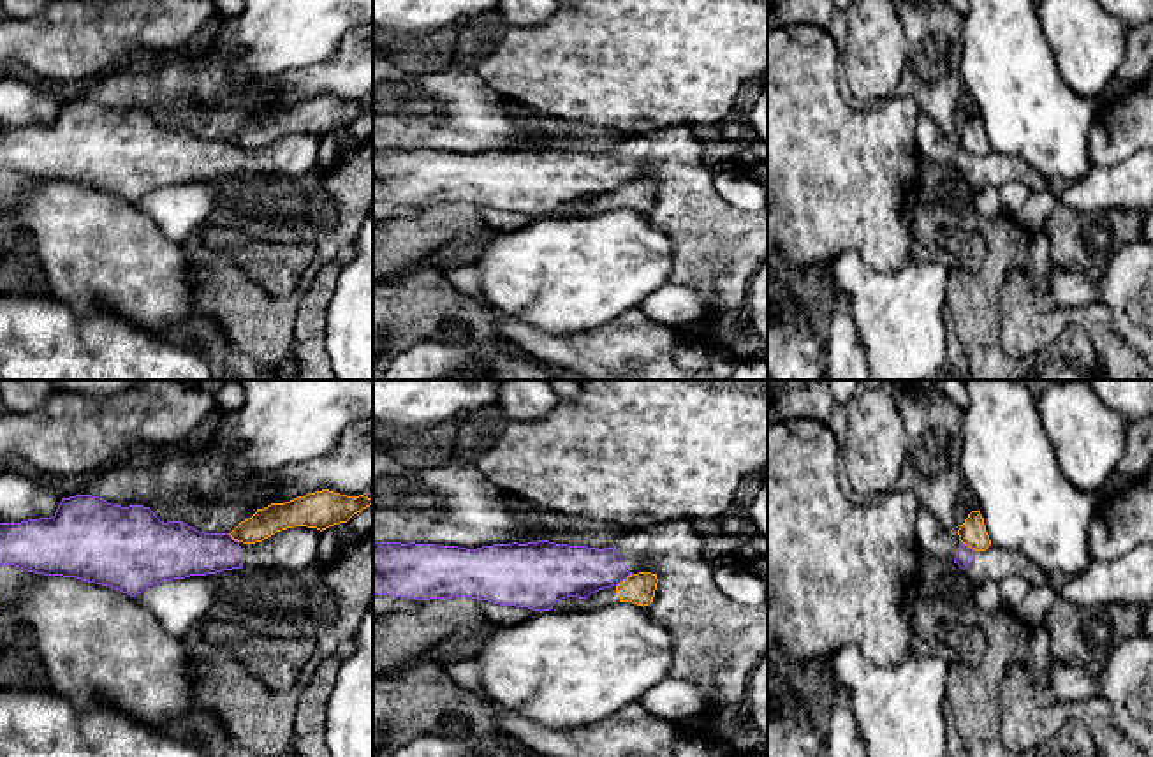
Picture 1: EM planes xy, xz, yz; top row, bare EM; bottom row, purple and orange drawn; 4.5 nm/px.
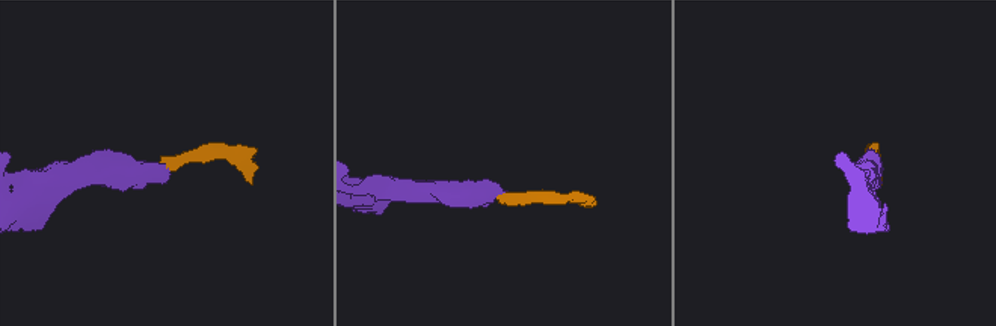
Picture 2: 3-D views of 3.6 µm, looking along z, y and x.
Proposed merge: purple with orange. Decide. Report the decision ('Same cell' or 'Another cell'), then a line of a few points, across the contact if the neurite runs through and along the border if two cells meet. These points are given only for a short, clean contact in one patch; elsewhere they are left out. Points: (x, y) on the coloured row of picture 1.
Another cell. Line: xz (632, 574), (616, 587)

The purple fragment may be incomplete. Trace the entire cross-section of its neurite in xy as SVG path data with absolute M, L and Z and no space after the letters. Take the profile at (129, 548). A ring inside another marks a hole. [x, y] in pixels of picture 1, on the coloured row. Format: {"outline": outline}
{"outline": "M76 495L62 498L51 518L28 519L21 523L0 523L0 565L14 565L26 572L44 576L76 577L86 583L104 584L136 597L143 590L162 581L185 579L190 576L217 574L239 567L261 570L303 572L315 562L320 530L294 526L255 544L234 540L229 533L206 533L183 521L160 521L150 507L113 505L99 496Z"}

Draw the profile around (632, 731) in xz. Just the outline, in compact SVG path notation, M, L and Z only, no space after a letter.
M630 702L611 717L570 729L553 729L523 715L502 722L526 748L542 757L674 757L674 732L664 718L653 717L641 702Z

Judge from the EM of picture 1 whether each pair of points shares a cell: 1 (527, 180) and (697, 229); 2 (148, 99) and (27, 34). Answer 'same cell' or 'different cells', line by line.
1: same cell
2: different cells

